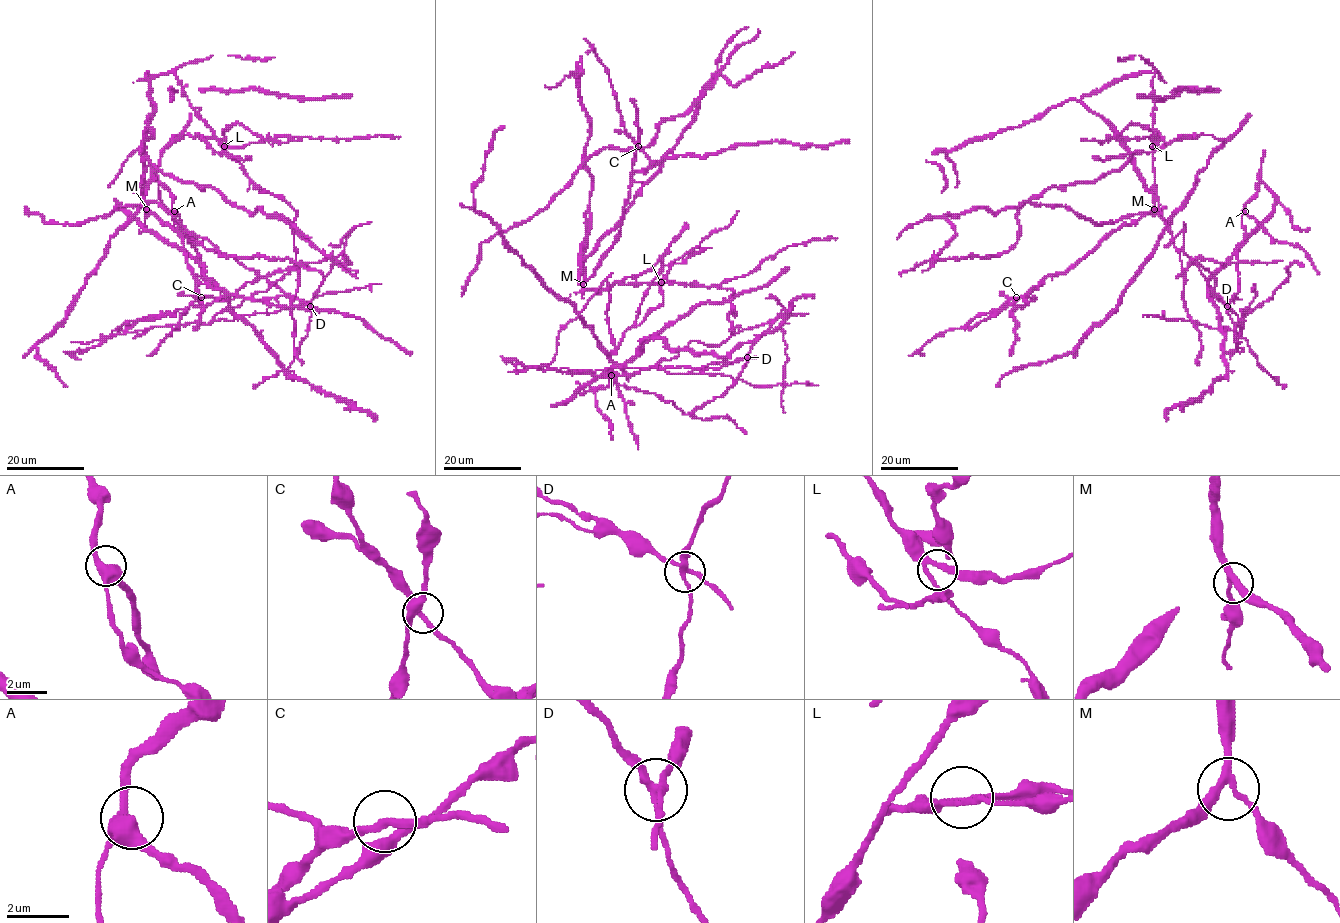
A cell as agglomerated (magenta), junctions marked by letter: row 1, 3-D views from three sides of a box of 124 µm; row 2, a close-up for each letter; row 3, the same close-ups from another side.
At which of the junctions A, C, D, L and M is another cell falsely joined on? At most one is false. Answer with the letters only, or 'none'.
D

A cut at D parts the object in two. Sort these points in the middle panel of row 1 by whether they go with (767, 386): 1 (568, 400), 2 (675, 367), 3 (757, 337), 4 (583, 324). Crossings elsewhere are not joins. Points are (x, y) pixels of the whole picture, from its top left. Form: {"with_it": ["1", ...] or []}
{"with_it": []}

